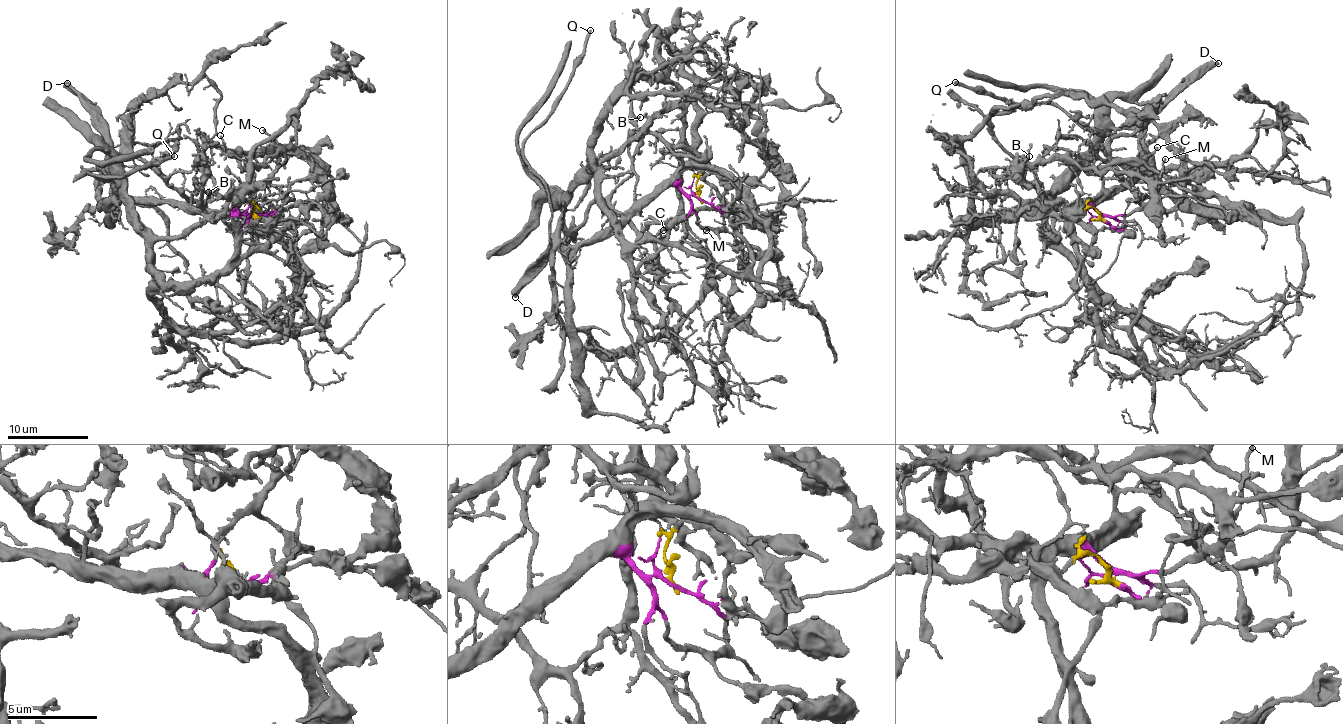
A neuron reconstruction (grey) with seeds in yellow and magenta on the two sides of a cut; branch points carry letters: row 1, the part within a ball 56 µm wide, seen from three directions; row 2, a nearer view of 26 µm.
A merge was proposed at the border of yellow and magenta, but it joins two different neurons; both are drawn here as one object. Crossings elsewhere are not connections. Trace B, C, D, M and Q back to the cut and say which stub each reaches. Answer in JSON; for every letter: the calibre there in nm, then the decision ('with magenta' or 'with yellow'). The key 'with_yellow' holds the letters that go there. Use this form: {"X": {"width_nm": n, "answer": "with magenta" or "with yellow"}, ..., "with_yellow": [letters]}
{"B": {"width_nm": 100, "answer": "with yellow"}, "C": {"width_nm": 200, "answer": "with yellow"}, "D": {"width_nm": 480, "answer": "with magenta"}, "M": {"width_nm": 170, "answer": "with magenta"}, "Q": {"width_nm": 280, "answer": "with magenta"}, "with_yellow": ["B", "C"]}

